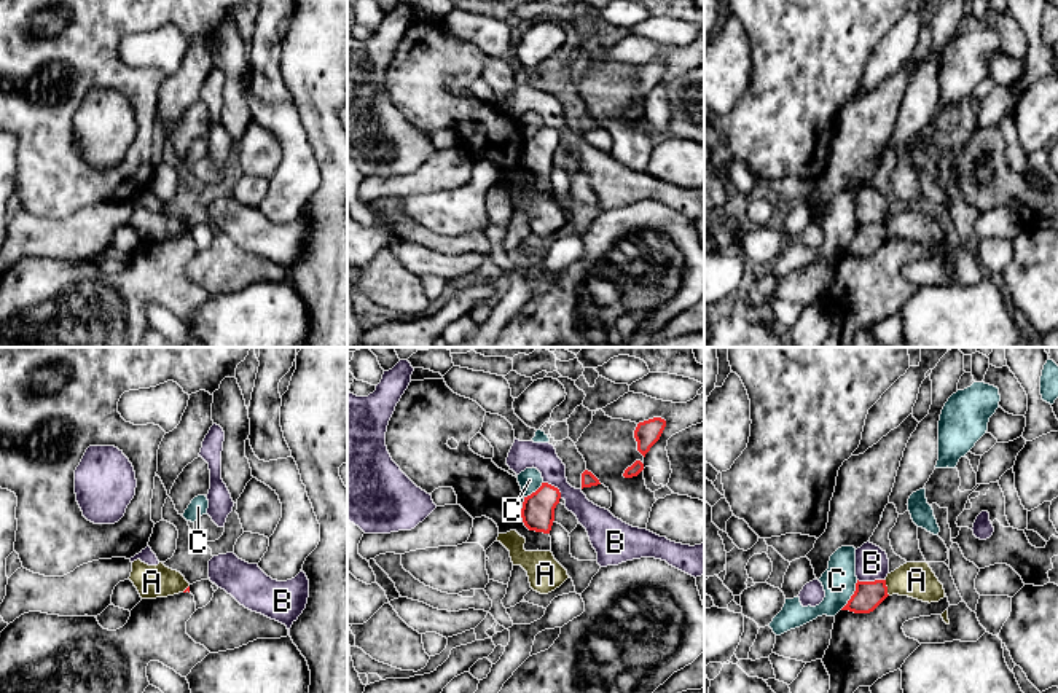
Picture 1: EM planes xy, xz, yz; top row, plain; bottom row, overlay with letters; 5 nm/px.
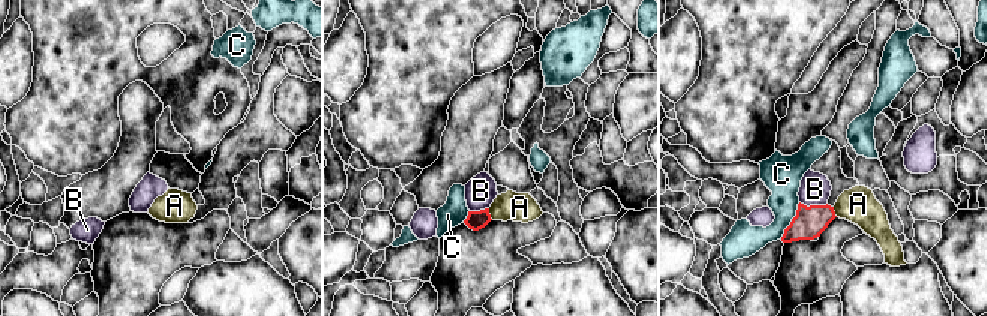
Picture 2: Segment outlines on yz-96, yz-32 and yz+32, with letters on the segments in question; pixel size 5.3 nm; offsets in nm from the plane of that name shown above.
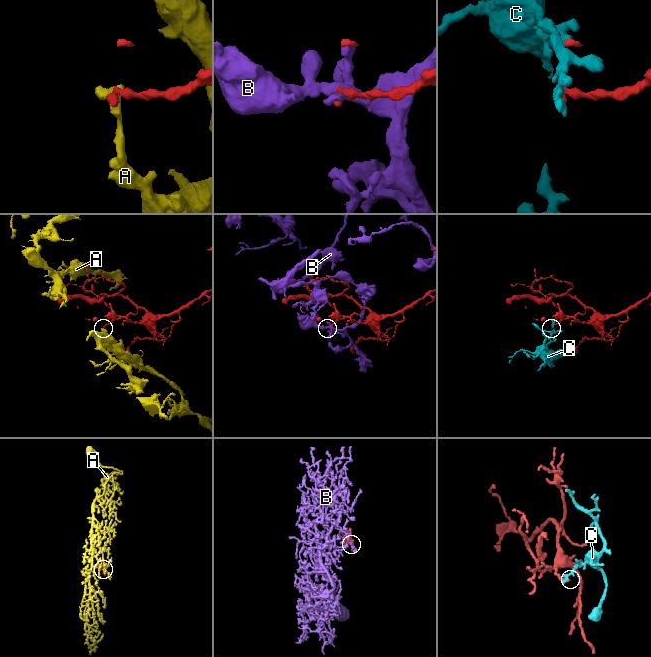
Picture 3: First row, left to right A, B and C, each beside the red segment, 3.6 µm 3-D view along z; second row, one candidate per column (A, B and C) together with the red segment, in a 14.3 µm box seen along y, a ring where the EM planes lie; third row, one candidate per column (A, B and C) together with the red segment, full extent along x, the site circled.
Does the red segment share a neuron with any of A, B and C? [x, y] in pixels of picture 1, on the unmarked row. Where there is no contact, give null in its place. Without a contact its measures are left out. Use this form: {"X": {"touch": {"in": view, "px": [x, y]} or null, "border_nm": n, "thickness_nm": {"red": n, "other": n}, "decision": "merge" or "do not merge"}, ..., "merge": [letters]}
{"A": {"touch": {"in": "yz", "px": [886, 230]}, "border_nm": 90, "thickness_nm": {"red": 140, "other": 180}, "decision": "do not merge"}, "B": {"touch": {"in": "yz", "px": [870, 225]}, "border_nm": 140, "thickness_nm": {"red": 140, "other": 170}, "decision": "do not merge"}, "C": {"touch": {"in": "yz", "px": [853, 238]}, "border_nm": 180, "thickness_nm": {"red": 140, "other": 170}, "decision": "do not merge"}, "merge": []}

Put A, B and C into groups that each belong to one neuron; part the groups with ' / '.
A / B / C

